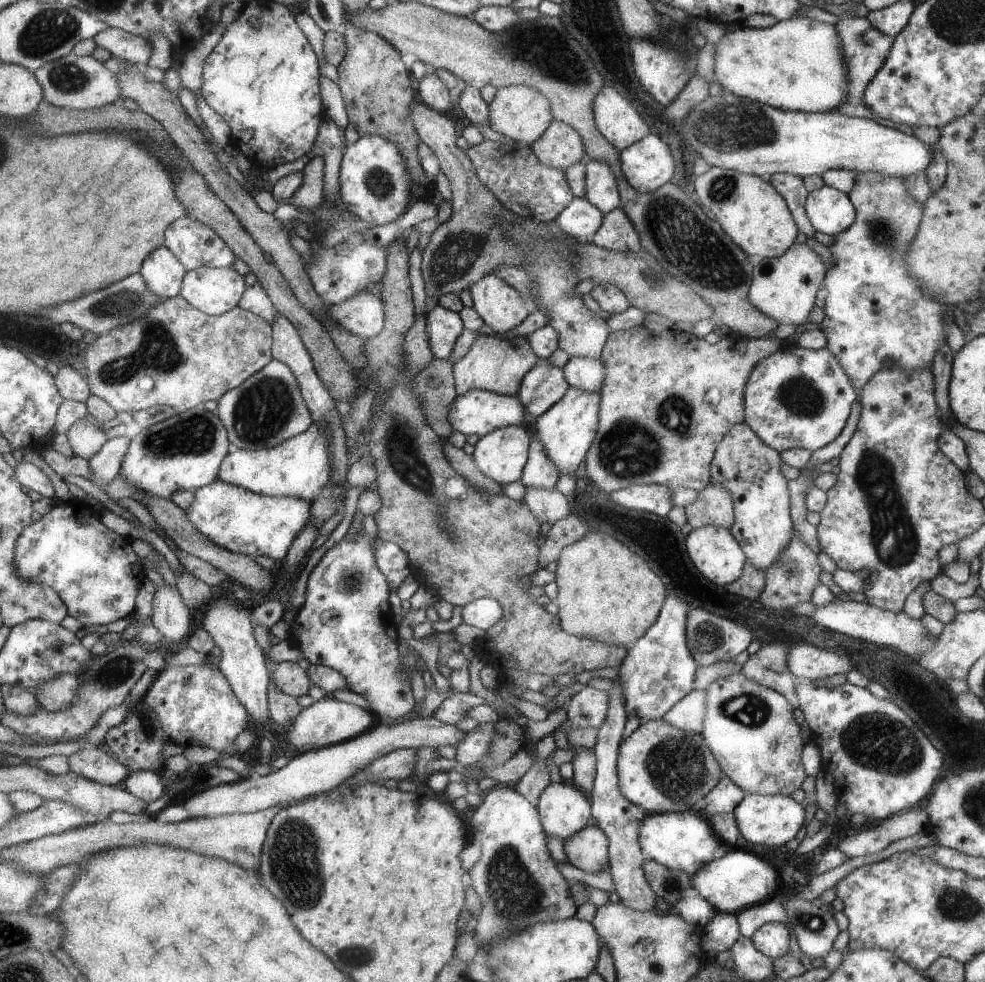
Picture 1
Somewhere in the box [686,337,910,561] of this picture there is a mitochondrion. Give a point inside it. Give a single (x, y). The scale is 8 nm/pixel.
(799, 395)

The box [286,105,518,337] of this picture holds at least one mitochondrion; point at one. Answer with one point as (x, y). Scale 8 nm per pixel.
(457, 253)

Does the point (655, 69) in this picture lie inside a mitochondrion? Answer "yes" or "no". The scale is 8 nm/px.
no

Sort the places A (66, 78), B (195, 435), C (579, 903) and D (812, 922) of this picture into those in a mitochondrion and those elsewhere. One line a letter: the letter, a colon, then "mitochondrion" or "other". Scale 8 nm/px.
A: mitochondrion
B: mitochondrion
C: other
D: mitochondrion

